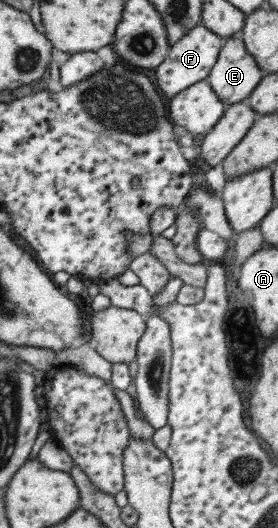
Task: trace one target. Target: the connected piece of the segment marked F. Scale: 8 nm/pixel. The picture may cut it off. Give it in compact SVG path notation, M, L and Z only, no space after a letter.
M201 23L196 24L190 31L183 34L174 42L168 53L155 69L156 85L163 97L172 97L183 89L194 85L196 82L206 80L217 59L220 49L224 46L224 39L220 38Z

